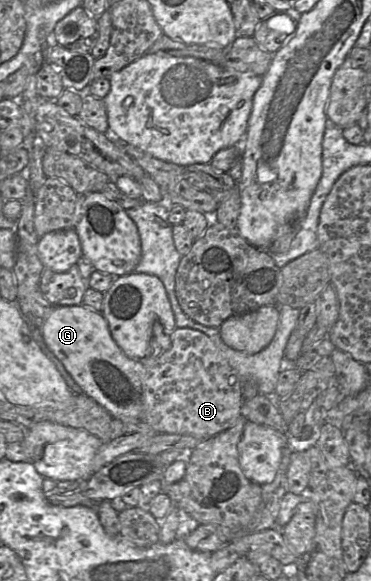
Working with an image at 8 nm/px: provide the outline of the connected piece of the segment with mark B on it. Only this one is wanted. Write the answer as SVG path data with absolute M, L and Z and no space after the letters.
M176 328L170 335L170 341L171 341L171 345L170 347L165 350L162 353L156 353L155 352L155 348L152 348L152 335L153 335L153 330L151 333L151 337L150 337L150 346L149 346L149 350L147 353L147 356L143 359L141 359L140 361L143 363L143 366L145 368L145 378L144 378L144 382L143 382L143 411L142 411L142 420L144 420L146 423L148 423L155 431L157 431L158 433L171 433L171 434L181 434L181 435L191 435L194 437L197 437L199 439L206 439L209 437L212 437L218 433L221 433L227 429L229 429L230 427L232 427L237 419L239 418L239 416L241 415L241 406L243 403L243 396L242 396L242 382L239 379L237 373L235 372L235 370L230 366L230 364L228 363L228 361L226 360L226 358L222 355L222 353L219 351L219 349L215 346L215 344L213 343L213 341L203 332L195 330L195 329L191 329L191 328Z

